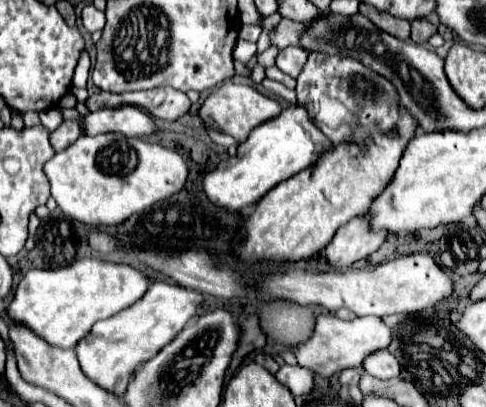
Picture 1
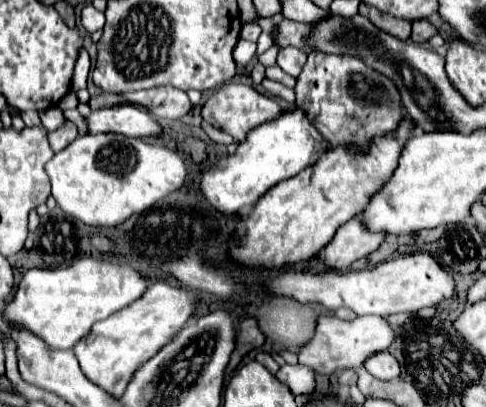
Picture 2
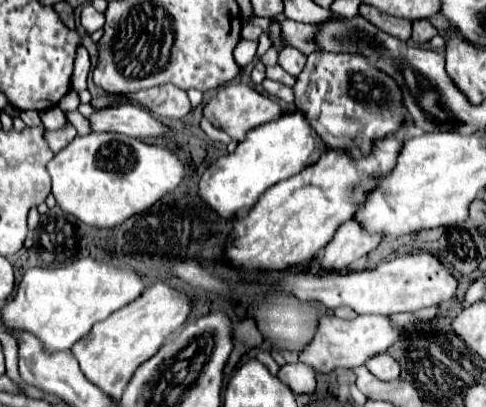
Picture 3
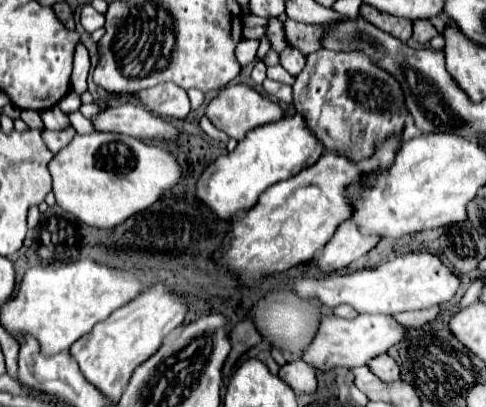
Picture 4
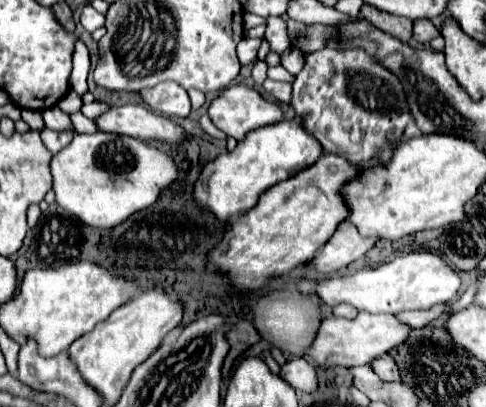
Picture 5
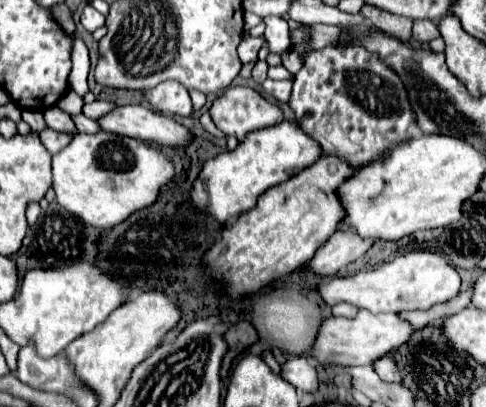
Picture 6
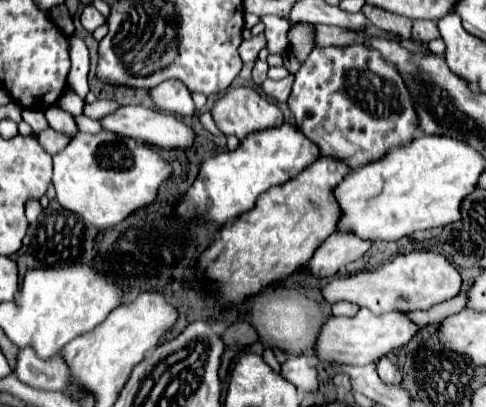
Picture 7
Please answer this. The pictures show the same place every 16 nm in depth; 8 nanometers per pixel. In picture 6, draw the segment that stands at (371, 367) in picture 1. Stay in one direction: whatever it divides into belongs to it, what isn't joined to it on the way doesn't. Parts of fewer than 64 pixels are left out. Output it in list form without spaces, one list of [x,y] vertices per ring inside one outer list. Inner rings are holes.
[[[382,356],[380,360],[374,360],[374,370],[384,382],[400,382],[400,372],[396,362],[390,356]]]

